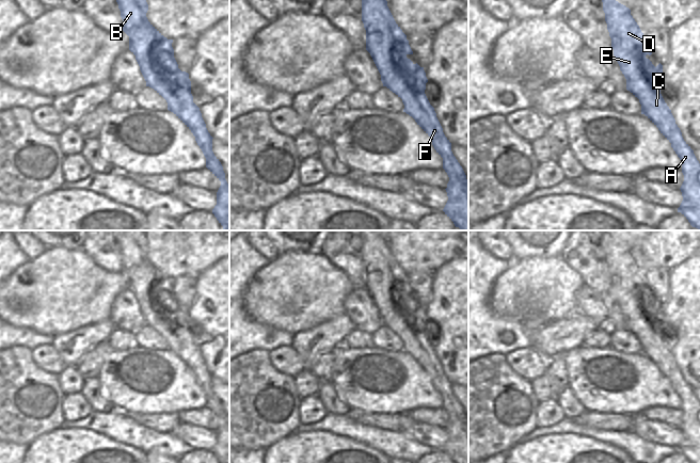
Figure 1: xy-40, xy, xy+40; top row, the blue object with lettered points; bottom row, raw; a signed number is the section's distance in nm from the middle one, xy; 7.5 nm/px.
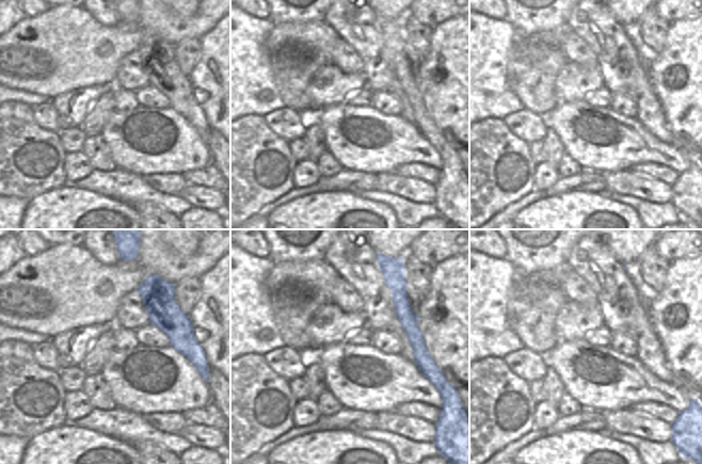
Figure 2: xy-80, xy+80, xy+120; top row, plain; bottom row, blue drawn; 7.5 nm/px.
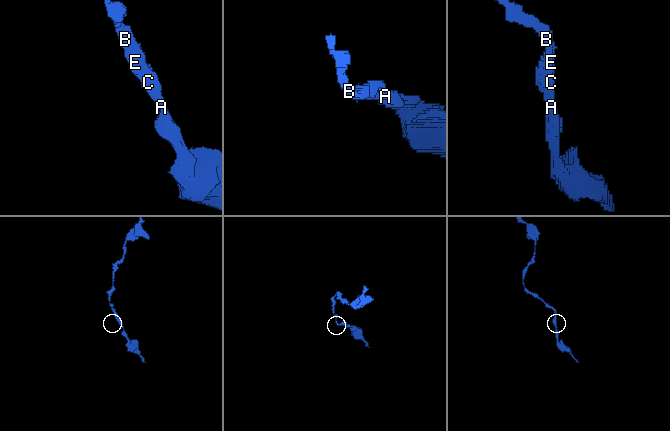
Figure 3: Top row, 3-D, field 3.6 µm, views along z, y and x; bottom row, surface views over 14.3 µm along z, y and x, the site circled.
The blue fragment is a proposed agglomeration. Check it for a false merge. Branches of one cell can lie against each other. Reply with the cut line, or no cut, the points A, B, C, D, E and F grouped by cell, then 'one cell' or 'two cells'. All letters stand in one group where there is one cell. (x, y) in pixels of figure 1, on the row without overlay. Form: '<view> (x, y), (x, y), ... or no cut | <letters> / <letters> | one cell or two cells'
no cut | A B C D E F | one cell

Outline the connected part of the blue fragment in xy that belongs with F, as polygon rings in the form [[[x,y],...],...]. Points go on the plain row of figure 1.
[[[362,230],[362,260],[366,269],[366,289],[370,292],[381,314],[383,325],[386,325],[402,338],[403,351],[412,355],[430,376],[434,388],[443,397],[443,408],[449,416],[445,428],[448,440],[443,450],[454,463],[468,463],[468,419],[451,390],[451,382],[443,371],[434,347],[425,333],[428,318],[424,306],[420,306],[417,302],[414,303],[407,297],[408,293],[413,293],[407,274],[396,262],[387,245],[387,240],[378,230]]]

